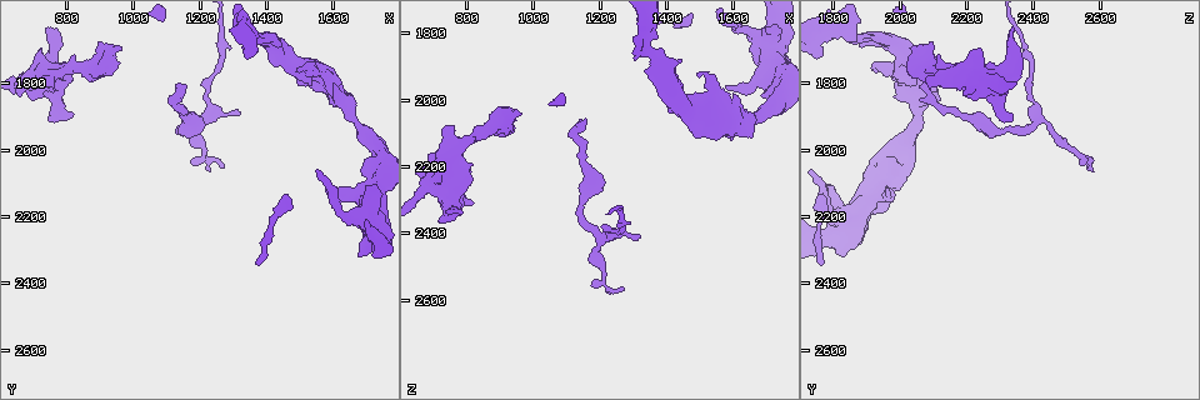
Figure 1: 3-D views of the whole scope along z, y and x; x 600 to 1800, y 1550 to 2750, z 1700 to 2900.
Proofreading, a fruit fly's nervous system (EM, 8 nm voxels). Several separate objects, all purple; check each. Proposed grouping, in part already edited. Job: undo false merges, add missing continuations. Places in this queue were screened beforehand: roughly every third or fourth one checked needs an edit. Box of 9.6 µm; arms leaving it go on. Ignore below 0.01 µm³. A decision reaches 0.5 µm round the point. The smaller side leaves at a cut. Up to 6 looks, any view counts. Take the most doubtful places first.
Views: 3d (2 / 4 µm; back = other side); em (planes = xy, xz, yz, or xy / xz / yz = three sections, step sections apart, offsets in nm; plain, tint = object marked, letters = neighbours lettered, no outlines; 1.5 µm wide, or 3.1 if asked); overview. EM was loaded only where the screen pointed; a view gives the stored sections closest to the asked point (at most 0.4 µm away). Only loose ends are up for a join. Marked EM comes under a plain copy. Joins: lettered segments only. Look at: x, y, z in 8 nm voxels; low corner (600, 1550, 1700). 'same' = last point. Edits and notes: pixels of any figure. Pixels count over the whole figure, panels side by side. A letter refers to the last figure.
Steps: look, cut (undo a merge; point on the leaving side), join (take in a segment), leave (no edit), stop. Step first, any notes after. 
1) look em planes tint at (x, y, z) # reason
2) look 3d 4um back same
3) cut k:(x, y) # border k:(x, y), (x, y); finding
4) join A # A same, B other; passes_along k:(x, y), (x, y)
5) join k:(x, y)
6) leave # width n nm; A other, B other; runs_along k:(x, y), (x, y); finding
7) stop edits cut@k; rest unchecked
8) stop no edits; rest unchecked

look em planes letters at (1650, 2150, 1960) # calibre changes

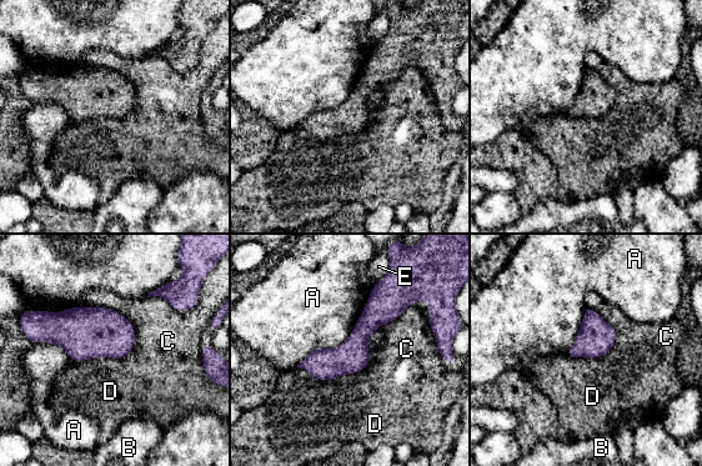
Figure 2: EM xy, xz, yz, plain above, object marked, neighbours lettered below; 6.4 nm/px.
leave # A other, B other, C other, D other, E other; runs_along 2:(389, 290), (334, 362), (304, 365); one neuron here

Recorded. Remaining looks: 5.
look em yz step 4 tint at (1210, 1910, 2410) # calibre changes

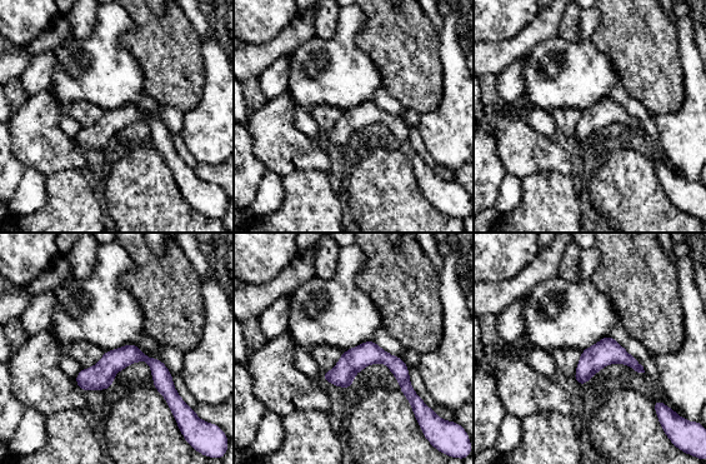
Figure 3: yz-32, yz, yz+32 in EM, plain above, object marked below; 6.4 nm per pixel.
look em xy step 8 tint same # cut it another way

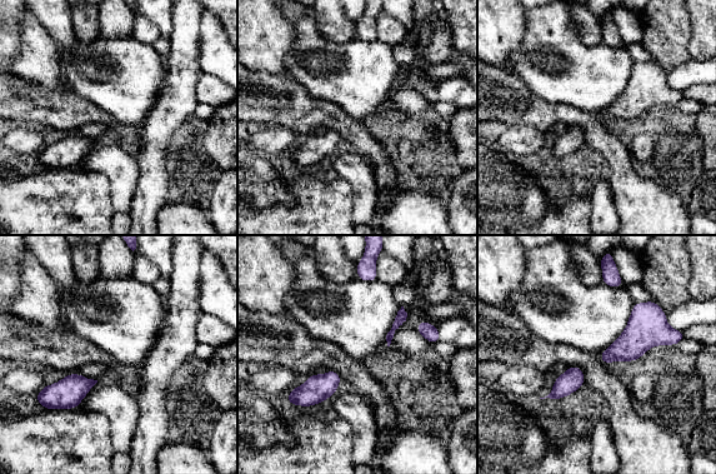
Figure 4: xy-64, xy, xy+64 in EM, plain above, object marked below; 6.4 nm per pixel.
look em xy step 8 letters same # what lies round it

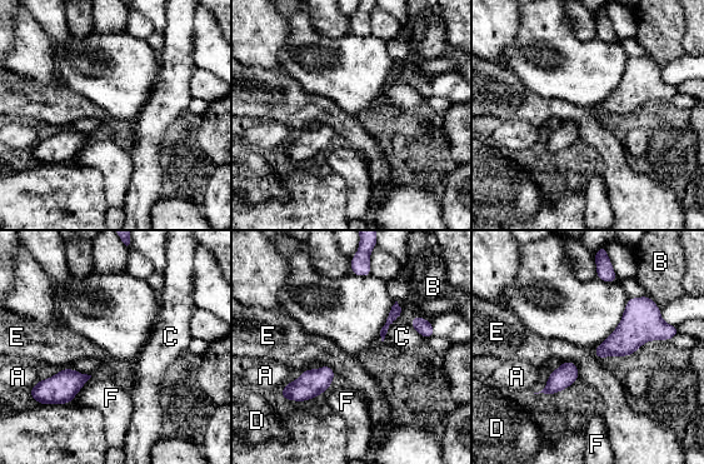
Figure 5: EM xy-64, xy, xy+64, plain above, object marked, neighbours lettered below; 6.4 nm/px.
leave # width 110 nm; A other, B other, C other, D other, E other, F other; border 5:(562, 362), (573, 362), (579, 378); continuous, no second neuron

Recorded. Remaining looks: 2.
stop no edits; rest unchecked

